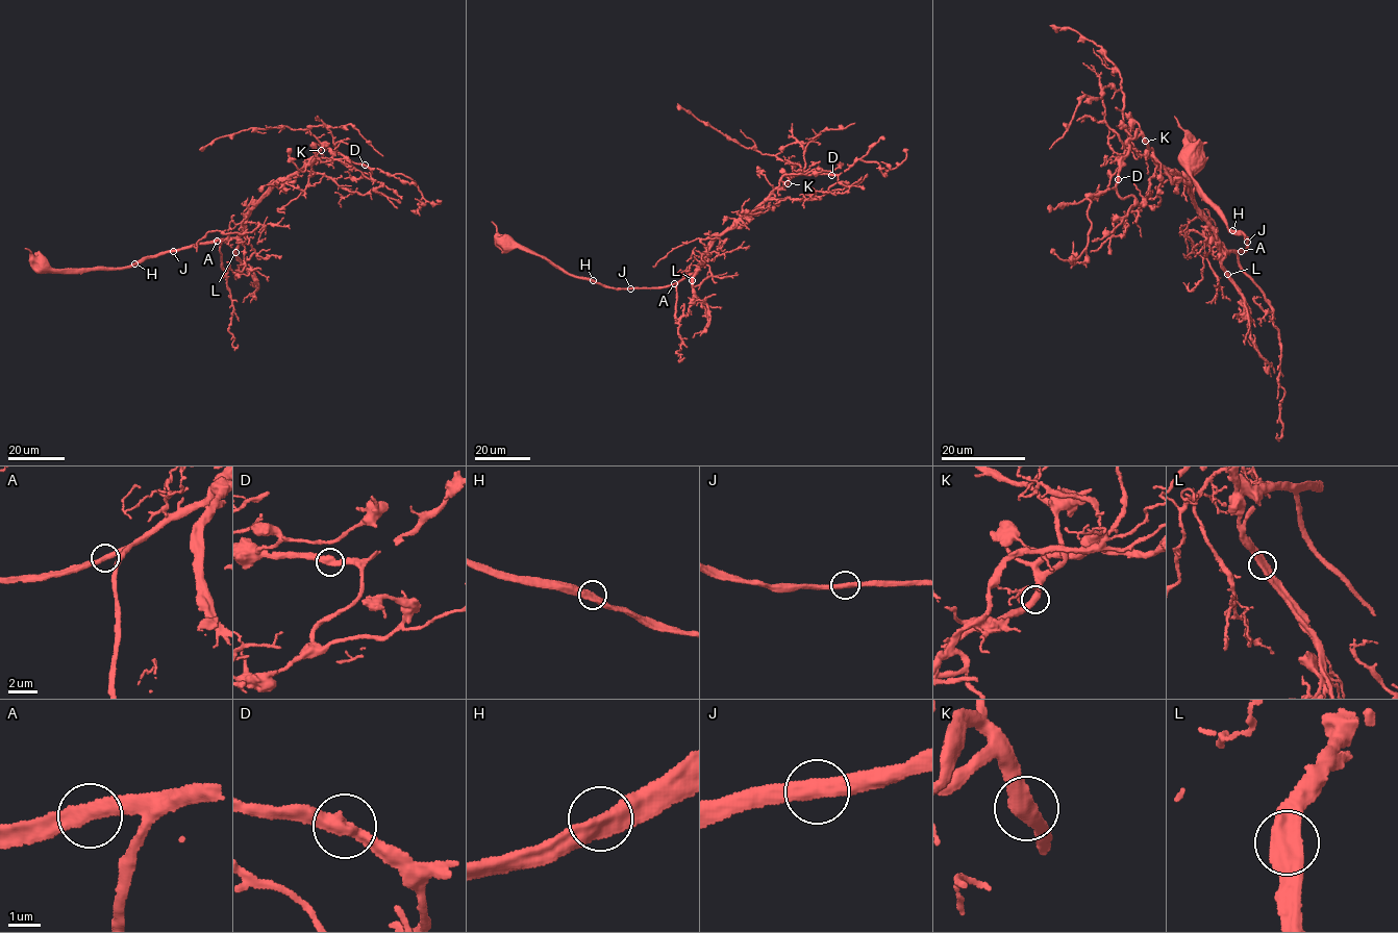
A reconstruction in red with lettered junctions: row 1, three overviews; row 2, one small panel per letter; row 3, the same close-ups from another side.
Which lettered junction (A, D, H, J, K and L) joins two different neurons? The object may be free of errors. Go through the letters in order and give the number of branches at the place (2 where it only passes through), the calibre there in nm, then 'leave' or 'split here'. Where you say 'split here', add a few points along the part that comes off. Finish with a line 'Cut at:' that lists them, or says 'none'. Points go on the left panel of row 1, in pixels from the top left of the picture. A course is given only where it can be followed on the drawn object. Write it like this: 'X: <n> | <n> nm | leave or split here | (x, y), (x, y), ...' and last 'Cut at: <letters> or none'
A: 2 | 400 nm | leave
D: 2 | 400 nm | leave
H: 2 | 440 nm | leave
J: 2 | 440 nm | leave
K: 2 | 440 nm | leave
L: 2 | 440 nm | leave
Cut at: none

